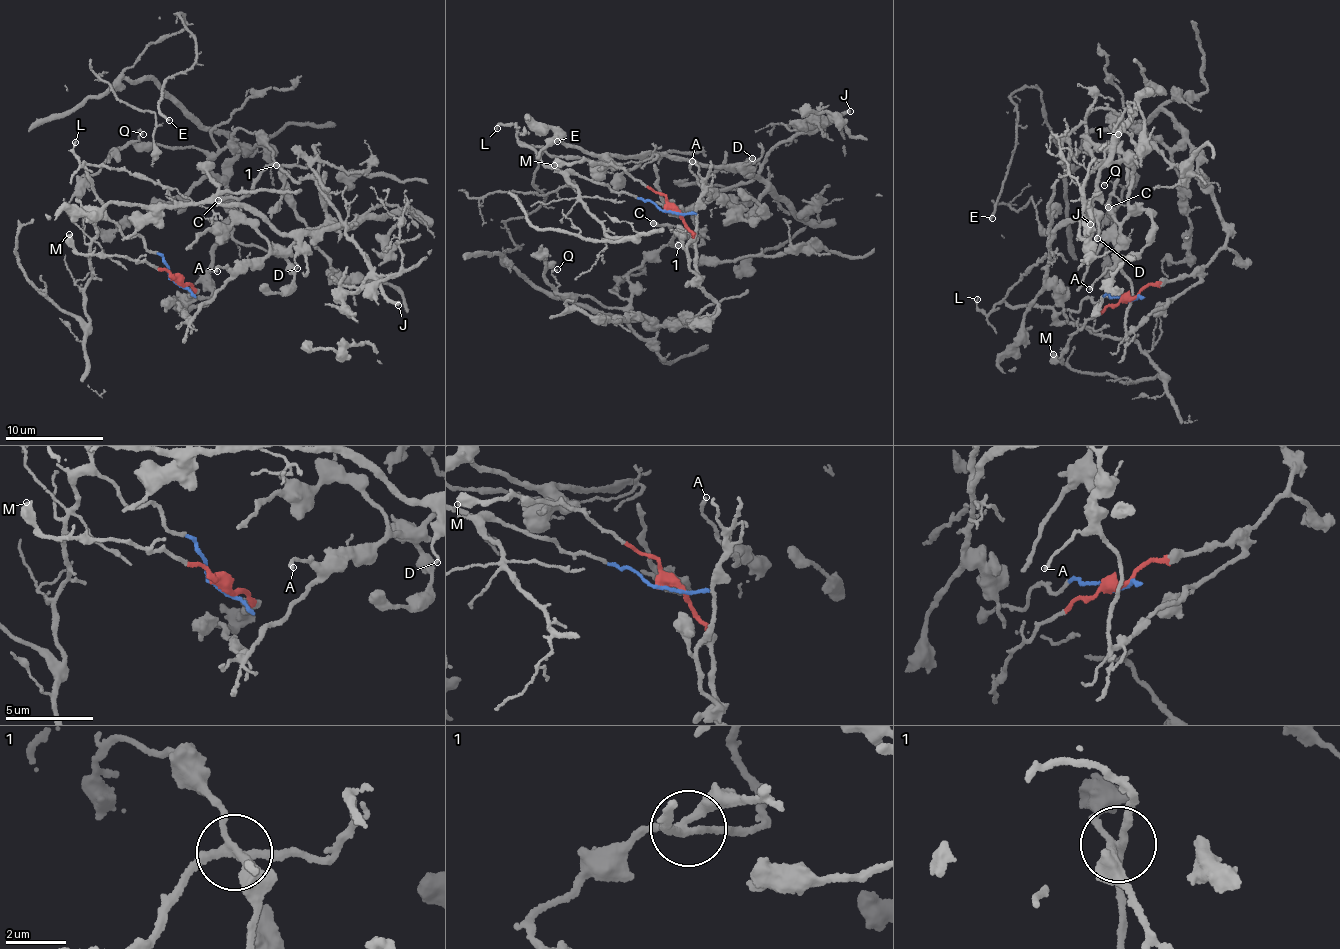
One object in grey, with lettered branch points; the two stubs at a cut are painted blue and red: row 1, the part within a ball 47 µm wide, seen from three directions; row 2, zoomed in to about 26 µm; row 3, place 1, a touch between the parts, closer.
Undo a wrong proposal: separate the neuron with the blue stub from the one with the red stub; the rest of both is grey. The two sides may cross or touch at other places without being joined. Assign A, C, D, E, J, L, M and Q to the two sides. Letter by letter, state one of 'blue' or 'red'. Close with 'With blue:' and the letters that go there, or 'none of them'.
A: blue
C: blue
D: blue
E: red
J: blue
L: blue
M: red
Q: red
With blue: A, C, D, J, L

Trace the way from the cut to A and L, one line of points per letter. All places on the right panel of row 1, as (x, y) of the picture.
A: (1130, 298), (1057, 313), (1004, 300), (1055, 229), (1083, 218), (1110, 162), (1130, 165), (1112, 265), (1088, 288)
L: (1130, 298), (1106, 294), (1057, 313), (1003, 301), (986, 312), (978, 298)

